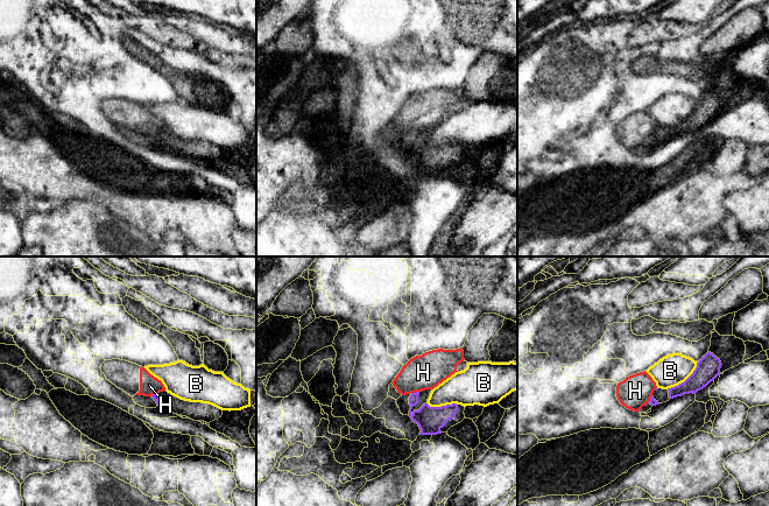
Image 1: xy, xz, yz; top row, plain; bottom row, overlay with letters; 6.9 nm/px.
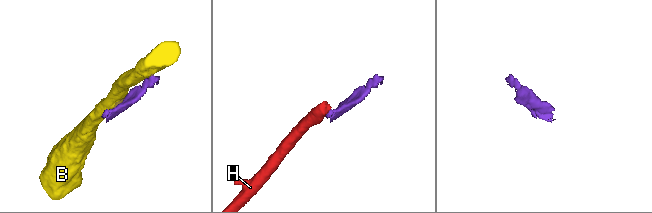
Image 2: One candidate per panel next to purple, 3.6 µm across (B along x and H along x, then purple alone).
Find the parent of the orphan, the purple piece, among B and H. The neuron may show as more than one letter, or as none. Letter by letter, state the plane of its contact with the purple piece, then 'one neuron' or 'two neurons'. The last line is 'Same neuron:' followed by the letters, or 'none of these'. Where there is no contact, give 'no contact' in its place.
B: contact in yz; two neurons
H: contact in xz; two neurons
Same neuron: none of these

